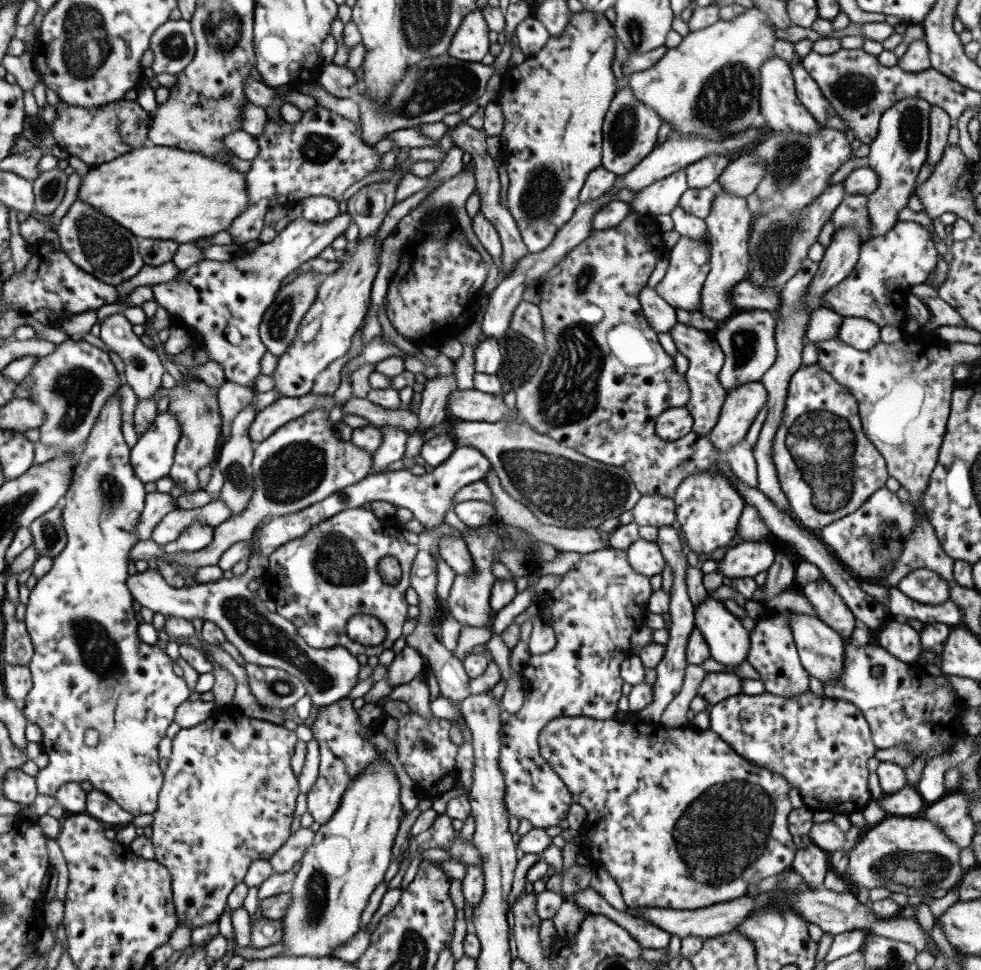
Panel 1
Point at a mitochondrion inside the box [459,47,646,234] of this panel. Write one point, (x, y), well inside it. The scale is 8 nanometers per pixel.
(542, 197)

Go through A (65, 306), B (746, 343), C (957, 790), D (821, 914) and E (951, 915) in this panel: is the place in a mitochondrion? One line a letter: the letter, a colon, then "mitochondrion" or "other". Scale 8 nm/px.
A: other
B: mitochondrion
C: other
D: other
E: other

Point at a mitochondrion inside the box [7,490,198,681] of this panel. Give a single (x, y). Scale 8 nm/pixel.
(49, 531)

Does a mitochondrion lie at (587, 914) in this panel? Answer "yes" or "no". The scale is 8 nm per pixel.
no

